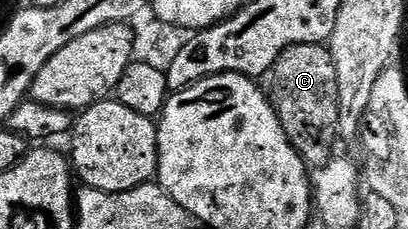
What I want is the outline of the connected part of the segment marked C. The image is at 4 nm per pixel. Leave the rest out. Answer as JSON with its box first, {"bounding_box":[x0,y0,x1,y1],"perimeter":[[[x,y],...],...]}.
{"bounding_box":[270,44,339,168],"perimeter":[[[323,44],[289,46],[270,72],[270,93],[285,135],[309,168],[327,167],[338,142],[339,81],[329,48]]]}

